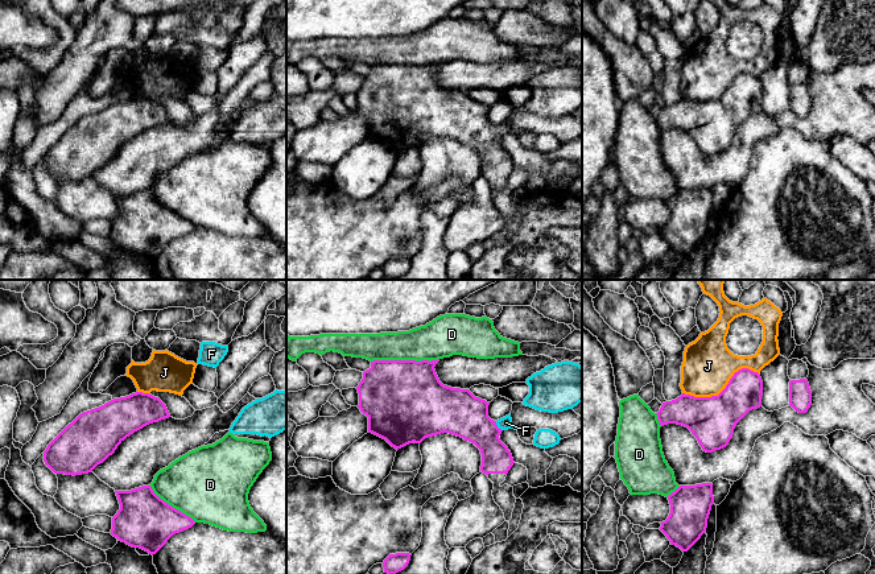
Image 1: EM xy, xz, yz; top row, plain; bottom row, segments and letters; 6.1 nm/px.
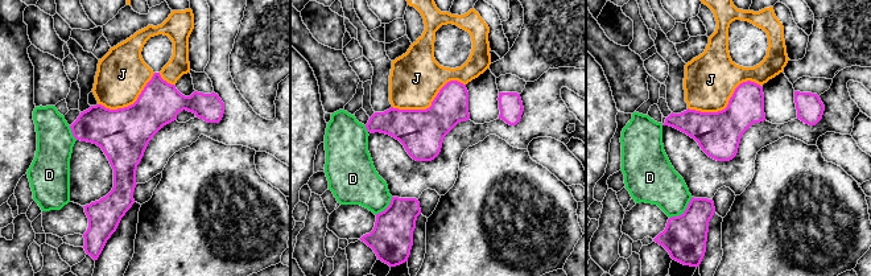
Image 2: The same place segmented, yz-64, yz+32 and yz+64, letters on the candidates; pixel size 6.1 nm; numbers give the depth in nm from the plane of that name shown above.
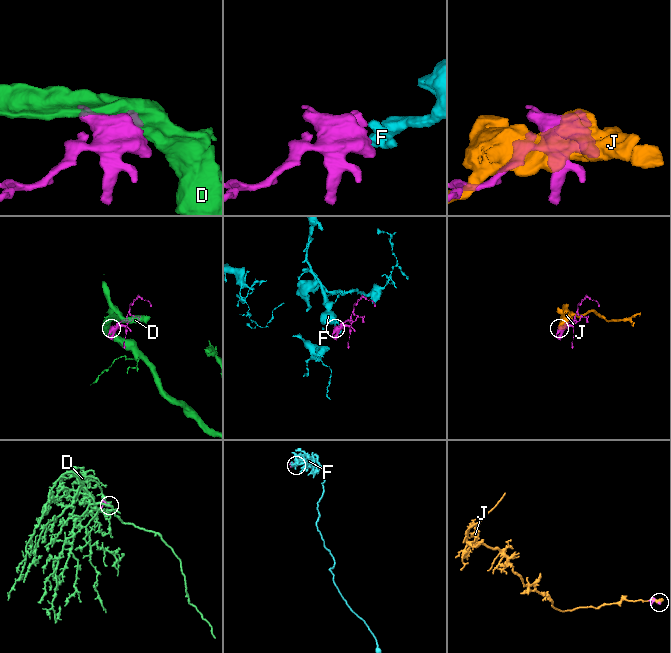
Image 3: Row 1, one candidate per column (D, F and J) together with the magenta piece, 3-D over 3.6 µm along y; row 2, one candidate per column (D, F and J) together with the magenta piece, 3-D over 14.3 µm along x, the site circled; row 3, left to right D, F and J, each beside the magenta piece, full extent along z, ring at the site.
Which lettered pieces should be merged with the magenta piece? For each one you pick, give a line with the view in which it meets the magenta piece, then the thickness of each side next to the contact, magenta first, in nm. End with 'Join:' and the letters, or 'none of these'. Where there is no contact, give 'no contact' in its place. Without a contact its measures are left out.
F: xz | 280/80 nm
Join: F

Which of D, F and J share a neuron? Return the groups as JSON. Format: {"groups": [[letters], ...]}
{"groups": [["D"], ["F"], ["J"]]}

